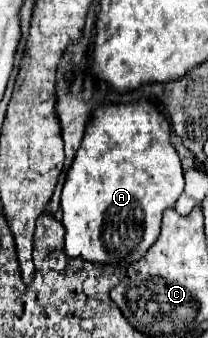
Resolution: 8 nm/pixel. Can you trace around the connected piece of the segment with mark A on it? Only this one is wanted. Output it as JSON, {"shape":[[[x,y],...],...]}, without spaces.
{"shape":[[[140,100],[136,104],[118,104],[118,106],[102,106],[102,108],[98,108],[94,112],[88,128],[86,128],[86,134],[84,134],[82,146],[80,146],[76,158],[74,158],[74,164],[70,166],[70,170],[66,174],[66,182],[64,182],[62,196],[60,196],[62,226],[66,230],[66,234],[64,234],[64,252],[66,252],[66,256],[82,258],[82,260],[88,260],[88,262],[94,262],[94,264],[130,266],[132,262],[138,262],[146,254],[146,250],[158,240],[162,214],[164,214],[164,210],[174,206],[174,202],[178,200],[182,190],[184,190],[184,174],[182,174],[182,168],[180,168],[180,158],[178,158],[174,146],[170,144],[170,124],[168,124],[166,116],[154,104],[150,104],[146,100]]]}

